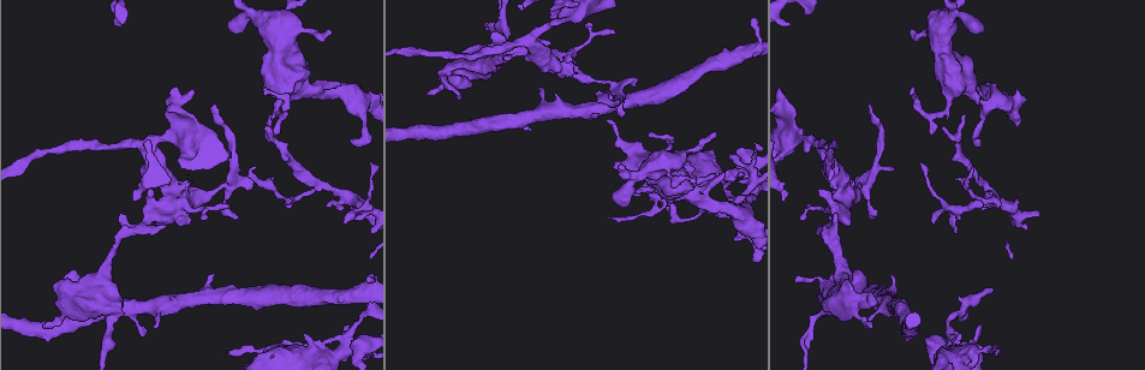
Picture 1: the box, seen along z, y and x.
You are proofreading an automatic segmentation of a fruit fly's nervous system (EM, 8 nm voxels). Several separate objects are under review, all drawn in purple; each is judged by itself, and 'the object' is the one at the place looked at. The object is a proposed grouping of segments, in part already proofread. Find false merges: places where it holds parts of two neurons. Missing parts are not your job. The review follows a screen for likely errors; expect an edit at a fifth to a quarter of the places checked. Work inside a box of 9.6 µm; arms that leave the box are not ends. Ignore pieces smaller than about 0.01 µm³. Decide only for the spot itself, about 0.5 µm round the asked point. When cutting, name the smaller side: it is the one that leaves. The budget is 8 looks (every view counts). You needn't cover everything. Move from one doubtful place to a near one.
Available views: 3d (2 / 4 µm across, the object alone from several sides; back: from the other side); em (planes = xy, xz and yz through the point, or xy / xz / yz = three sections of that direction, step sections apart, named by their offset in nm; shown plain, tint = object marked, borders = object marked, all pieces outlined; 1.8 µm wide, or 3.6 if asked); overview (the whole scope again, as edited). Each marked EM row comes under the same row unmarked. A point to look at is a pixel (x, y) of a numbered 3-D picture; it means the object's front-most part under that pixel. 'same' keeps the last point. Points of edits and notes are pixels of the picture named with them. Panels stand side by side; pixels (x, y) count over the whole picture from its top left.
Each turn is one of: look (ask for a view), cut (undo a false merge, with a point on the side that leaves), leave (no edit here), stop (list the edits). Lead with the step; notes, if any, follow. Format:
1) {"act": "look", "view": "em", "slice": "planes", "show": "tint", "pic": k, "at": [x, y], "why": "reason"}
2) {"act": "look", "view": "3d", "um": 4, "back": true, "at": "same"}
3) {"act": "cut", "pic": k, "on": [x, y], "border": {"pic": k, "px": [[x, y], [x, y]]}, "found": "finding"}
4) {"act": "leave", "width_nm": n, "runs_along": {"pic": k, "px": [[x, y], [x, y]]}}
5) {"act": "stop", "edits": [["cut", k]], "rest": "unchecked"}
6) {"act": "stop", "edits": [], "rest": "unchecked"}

{"act": "look", "view": "3d", "um": 4, "pic": 1, "at": [968, 354]}

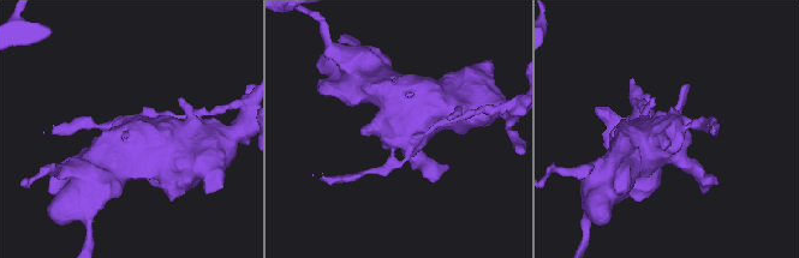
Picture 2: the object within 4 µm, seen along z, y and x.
{"act": "look", "view": "em", "um": 3.6, "slice": "xy", "step": 16, "show": "tint", "pic": 2, "at": [399, 136], "why": "need the tissue"}

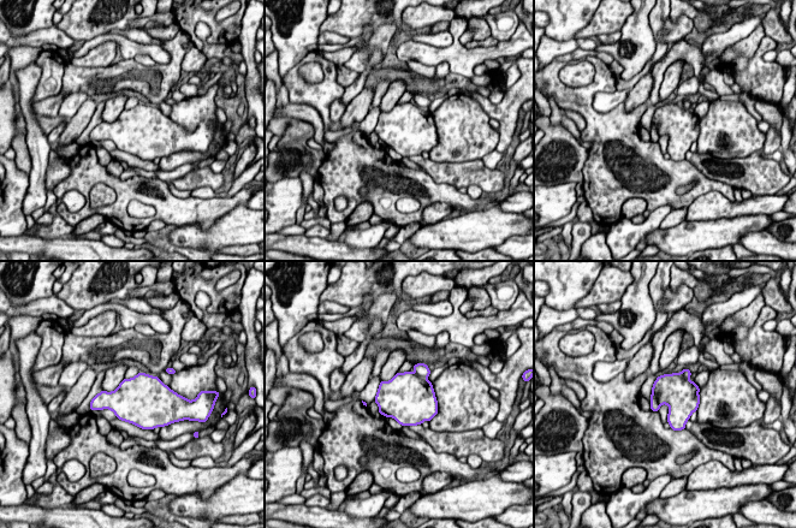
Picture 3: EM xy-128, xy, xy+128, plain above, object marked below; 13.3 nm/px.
{"act": "look", "view": "em", "um": 3.6, "slice": "planes", "show": "tint", "at": "same", "why": "another direction"}

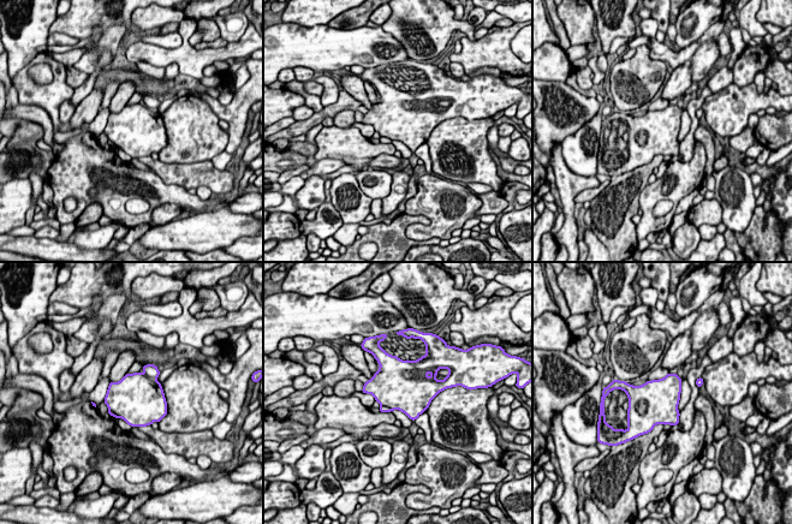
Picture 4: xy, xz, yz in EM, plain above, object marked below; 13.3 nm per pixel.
{"act": "cut", "pic": 4, "on": [152, 370], "found": "a second neuron is stuck on"}

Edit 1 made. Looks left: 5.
{"act": "look", "view": "em", "um": 3.6, "slice": "xy", "step": 4, "show": "tint", "pic": 1, "at": [819, 143], "why": "arms part here"}

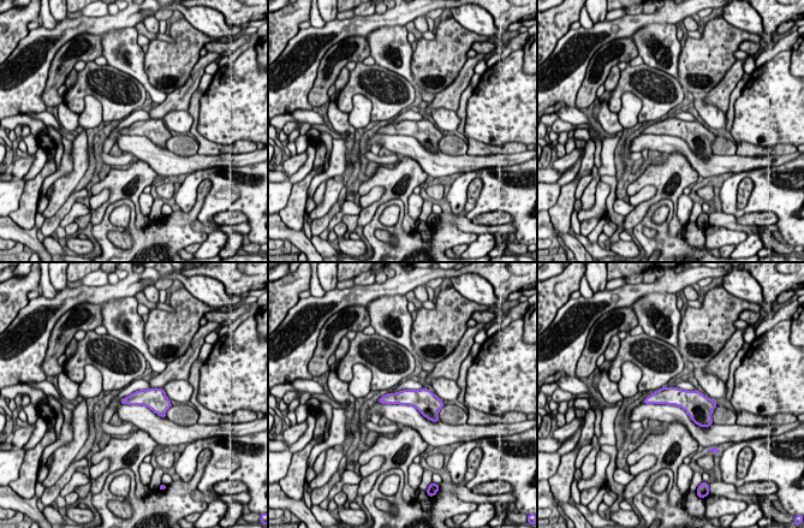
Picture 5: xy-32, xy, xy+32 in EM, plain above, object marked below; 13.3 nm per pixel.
{"act": "leave", "width_nm": 220, "found": "all the same neuron"}

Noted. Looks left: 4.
{"act": "look", "view": "3d", "um": 4, "pic": 1, "at": [298, 87], "why": "abrupt turn"}

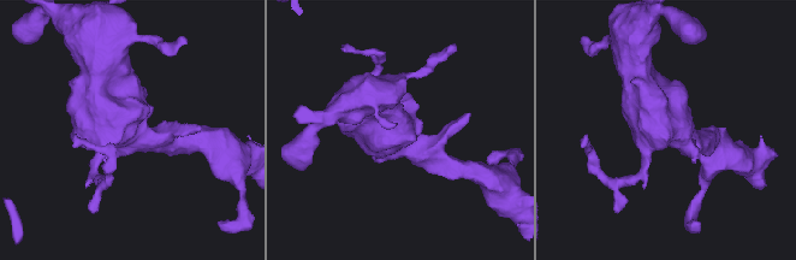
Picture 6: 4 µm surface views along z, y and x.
{"act": "look", "view": "em", "slice": "planes", "show": "tint", "pic": 6, "at": [676, 134]}

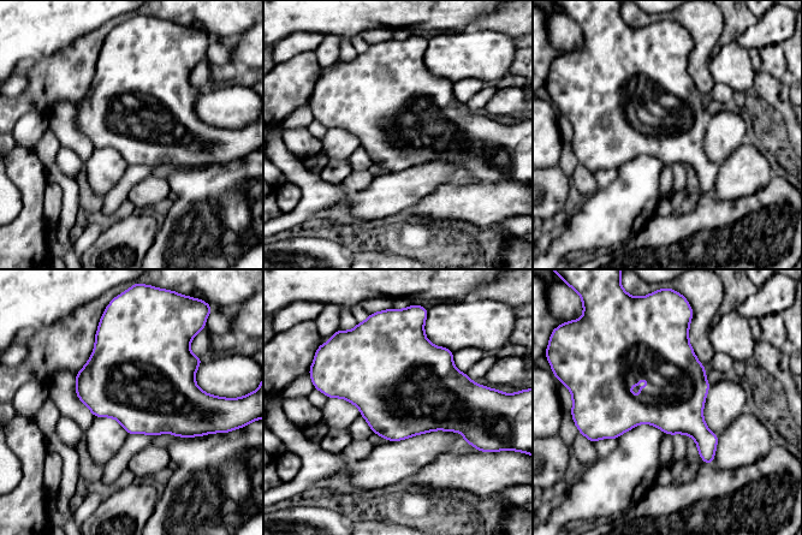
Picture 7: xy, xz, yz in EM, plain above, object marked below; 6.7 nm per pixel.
{"act": "leave", "found": "continuous, no second neuron"}

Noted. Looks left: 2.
{"act": "stop", "edits": [["cut", 4]], "rest": "unchecked"}

